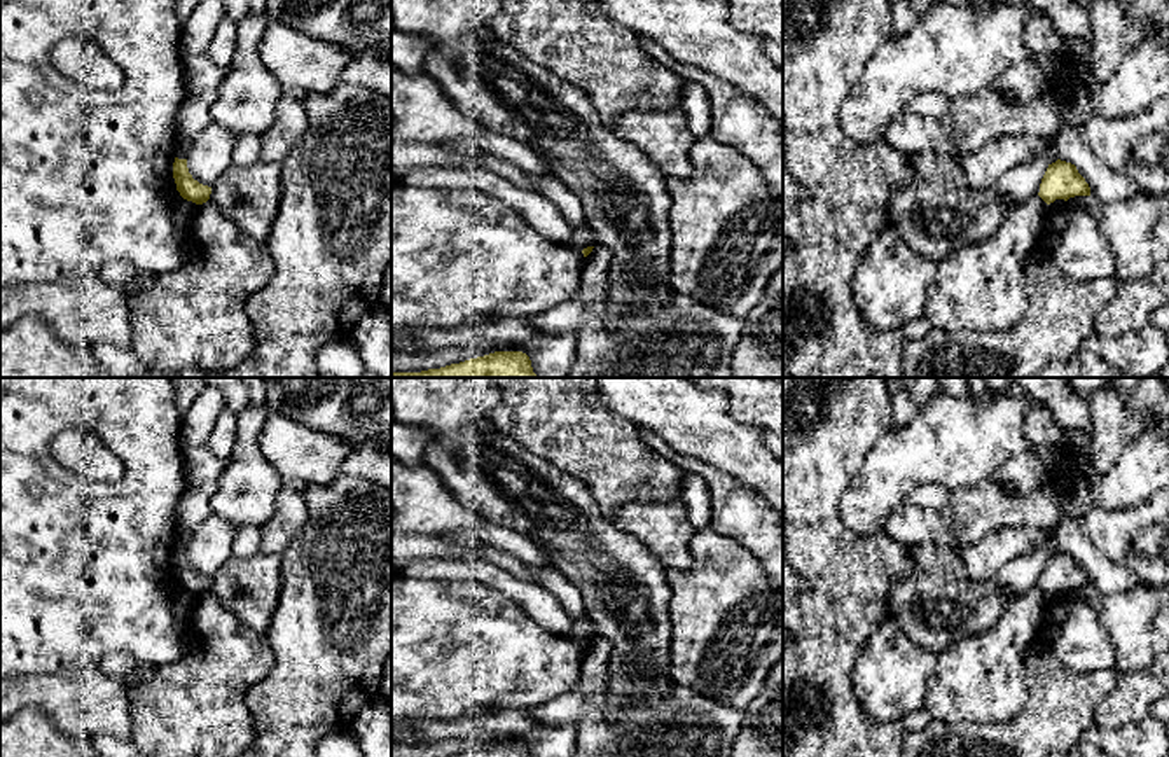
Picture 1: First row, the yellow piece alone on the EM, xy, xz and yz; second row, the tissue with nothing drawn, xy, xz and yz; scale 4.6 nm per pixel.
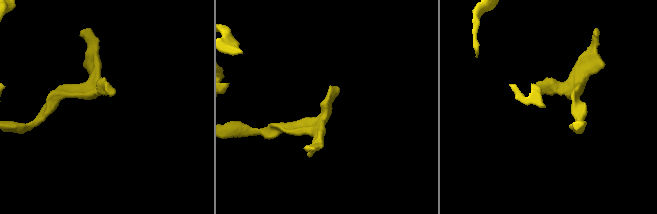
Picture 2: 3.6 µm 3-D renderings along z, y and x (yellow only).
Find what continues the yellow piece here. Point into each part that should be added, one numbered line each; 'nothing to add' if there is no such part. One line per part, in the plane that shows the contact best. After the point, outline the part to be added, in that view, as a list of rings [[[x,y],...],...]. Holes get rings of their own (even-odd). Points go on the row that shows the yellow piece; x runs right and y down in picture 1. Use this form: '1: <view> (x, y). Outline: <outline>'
nothing to add

